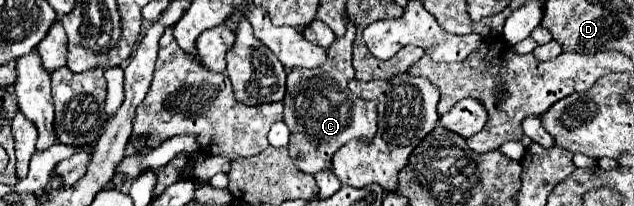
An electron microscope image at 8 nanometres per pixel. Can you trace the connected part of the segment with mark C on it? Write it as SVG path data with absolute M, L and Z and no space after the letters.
M347 25L347 35L335 39L327 49L327 61L317 71L291 69L287 75L285 93L285 125L291 131L289 157L303 173L315 175L315 171L331 169L331 159L339 147L351 139L371 139L377 131L377 109L373 101L355 99L347 83L355 77L351 45L355 39L355 27Z

